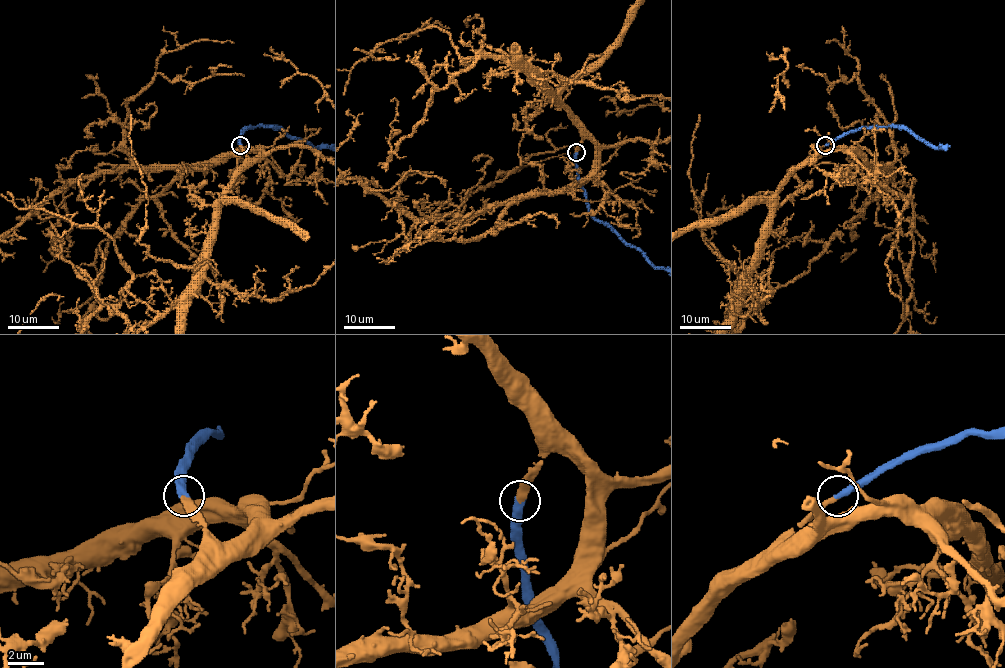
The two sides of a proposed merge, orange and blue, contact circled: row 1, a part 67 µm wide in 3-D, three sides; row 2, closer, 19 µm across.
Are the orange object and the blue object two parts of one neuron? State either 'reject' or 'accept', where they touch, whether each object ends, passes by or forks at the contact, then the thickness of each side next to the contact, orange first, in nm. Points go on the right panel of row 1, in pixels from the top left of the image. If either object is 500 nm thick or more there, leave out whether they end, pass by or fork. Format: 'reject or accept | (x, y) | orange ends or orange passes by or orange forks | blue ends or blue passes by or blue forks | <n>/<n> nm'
accept | (825, 145) | orange ends | blue ends | 360/420 nm

